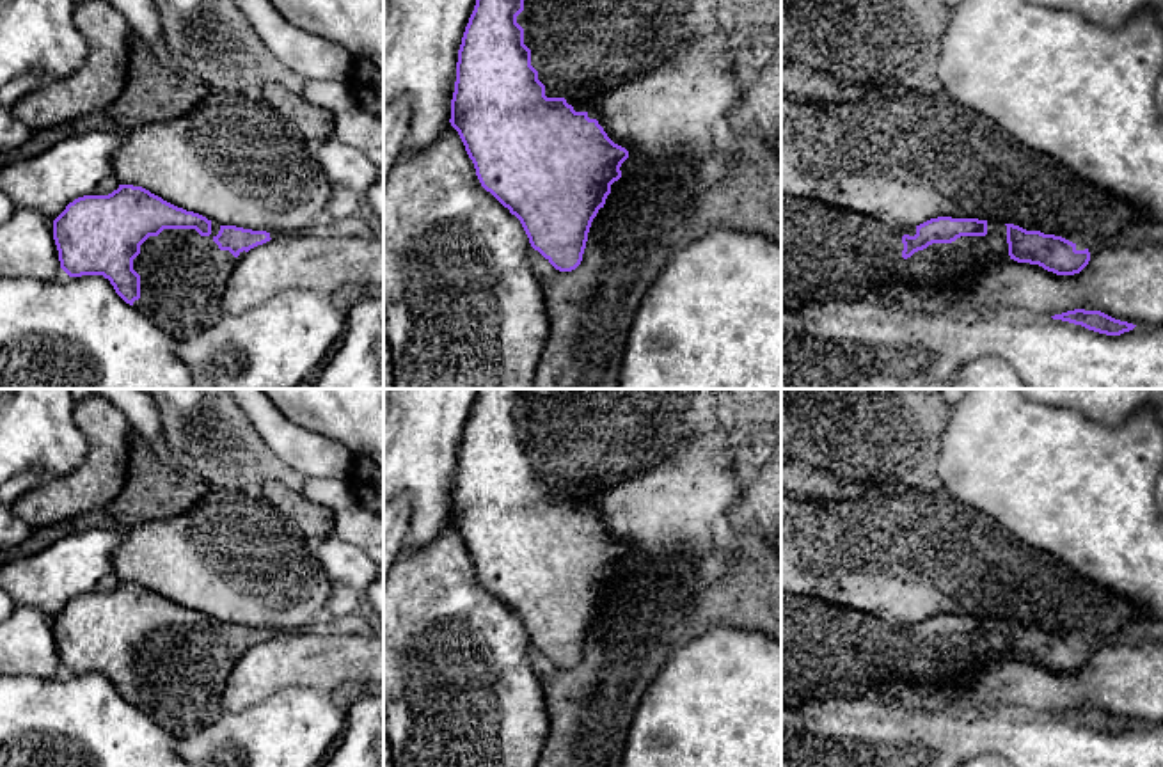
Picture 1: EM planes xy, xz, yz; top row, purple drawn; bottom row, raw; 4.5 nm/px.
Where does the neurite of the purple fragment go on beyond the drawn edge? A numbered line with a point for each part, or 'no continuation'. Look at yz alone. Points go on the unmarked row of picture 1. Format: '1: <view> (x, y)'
1: yz (828, 652)

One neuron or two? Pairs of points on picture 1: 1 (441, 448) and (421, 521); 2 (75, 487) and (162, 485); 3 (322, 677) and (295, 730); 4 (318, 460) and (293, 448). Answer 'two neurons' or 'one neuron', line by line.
1: one neuron
2: two neurons
3: two neurons
4: one neuron

